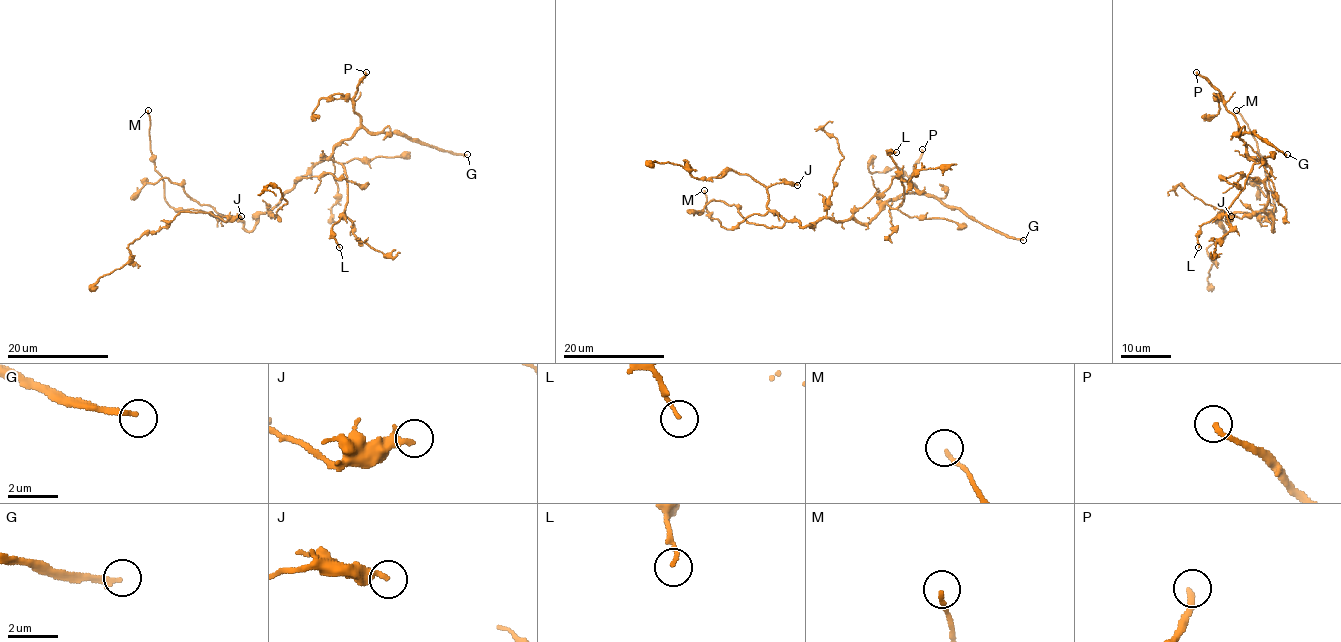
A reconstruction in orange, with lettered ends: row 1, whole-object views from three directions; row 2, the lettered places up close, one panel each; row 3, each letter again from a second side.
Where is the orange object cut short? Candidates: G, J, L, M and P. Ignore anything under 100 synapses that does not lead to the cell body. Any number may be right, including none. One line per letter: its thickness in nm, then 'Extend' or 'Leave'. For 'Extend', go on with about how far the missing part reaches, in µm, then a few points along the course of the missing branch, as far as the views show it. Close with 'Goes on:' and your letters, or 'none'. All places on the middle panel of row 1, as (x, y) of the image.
G: Thickness 240 nm. Extend. Missing length about 100 µm
J: Thickness 320 nm. Leave
L: Thickness 150 nm. Leave
M: Thickness 170 nm. Leave
P: Thickness 200 nm. Extend. Missing length about 80 µm. Course of what is missing: (922, 149), (919, 140), (934, 119), (925, 84), (955, 70), (950, 58), (881, 61), (892, 103), (876, 139)
Goes on: G, P

